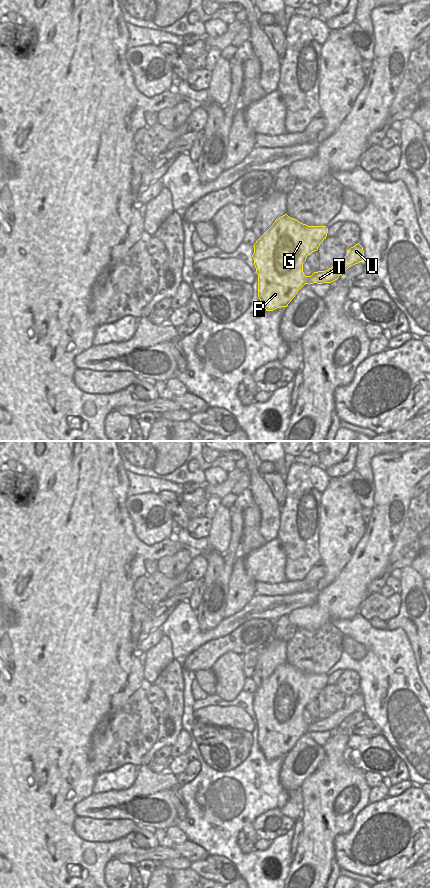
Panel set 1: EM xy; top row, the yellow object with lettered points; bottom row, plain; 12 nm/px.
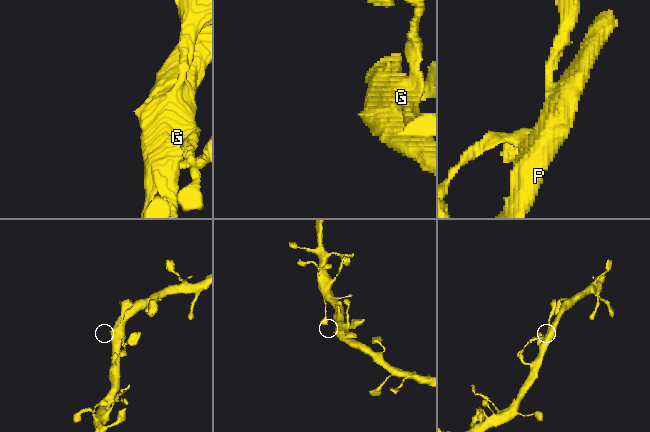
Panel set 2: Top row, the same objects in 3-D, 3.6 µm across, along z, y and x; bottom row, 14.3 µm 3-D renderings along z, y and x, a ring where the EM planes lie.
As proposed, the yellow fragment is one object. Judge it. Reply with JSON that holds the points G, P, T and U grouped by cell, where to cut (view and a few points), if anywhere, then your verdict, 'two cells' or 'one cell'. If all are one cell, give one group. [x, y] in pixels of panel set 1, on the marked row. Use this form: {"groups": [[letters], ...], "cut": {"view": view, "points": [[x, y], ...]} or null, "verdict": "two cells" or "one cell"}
{"groups": [["G", "P", "T", "U"]], "cut": null, "verdict": "one cell"}

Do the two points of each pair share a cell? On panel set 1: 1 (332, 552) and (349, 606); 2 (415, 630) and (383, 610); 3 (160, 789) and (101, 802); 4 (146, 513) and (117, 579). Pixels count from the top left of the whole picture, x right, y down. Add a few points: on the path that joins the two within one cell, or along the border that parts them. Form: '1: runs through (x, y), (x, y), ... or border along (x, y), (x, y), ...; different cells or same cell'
1: border along (352, 554), (339, 575), (322, 590); different cells
2: border along (400, 595), (399, 611), (387, 622); different cells
3: runs through (145, 793), (136, 793), (127, 800), (116, 802); same cell
4: border along (127, 513), (139, 539), (148, 545), (158, 543); different cells

